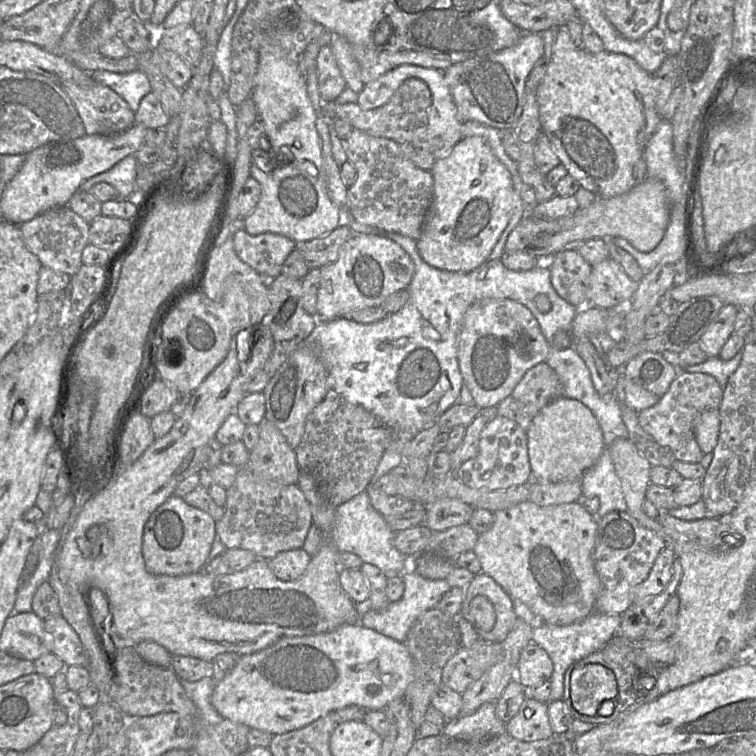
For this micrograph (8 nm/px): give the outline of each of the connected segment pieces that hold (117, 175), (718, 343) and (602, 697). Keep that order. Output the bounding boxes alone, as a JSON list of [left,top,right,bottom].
[[78,155,137,199],[697,304,738,358],[570,663,618,716]]

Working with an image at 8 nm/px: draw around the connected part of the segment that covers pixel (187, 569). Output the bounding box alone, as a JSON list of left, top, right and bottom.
[142,495,217,576]

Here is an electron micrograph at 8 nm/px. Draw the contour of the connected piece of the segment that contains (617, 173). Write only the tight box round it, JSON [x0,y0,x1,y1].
[537,25,662,197]

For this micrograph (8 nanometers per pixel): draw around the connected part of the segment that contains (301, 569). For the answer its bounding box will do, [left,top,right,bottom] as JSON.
[268,548,311,581]

